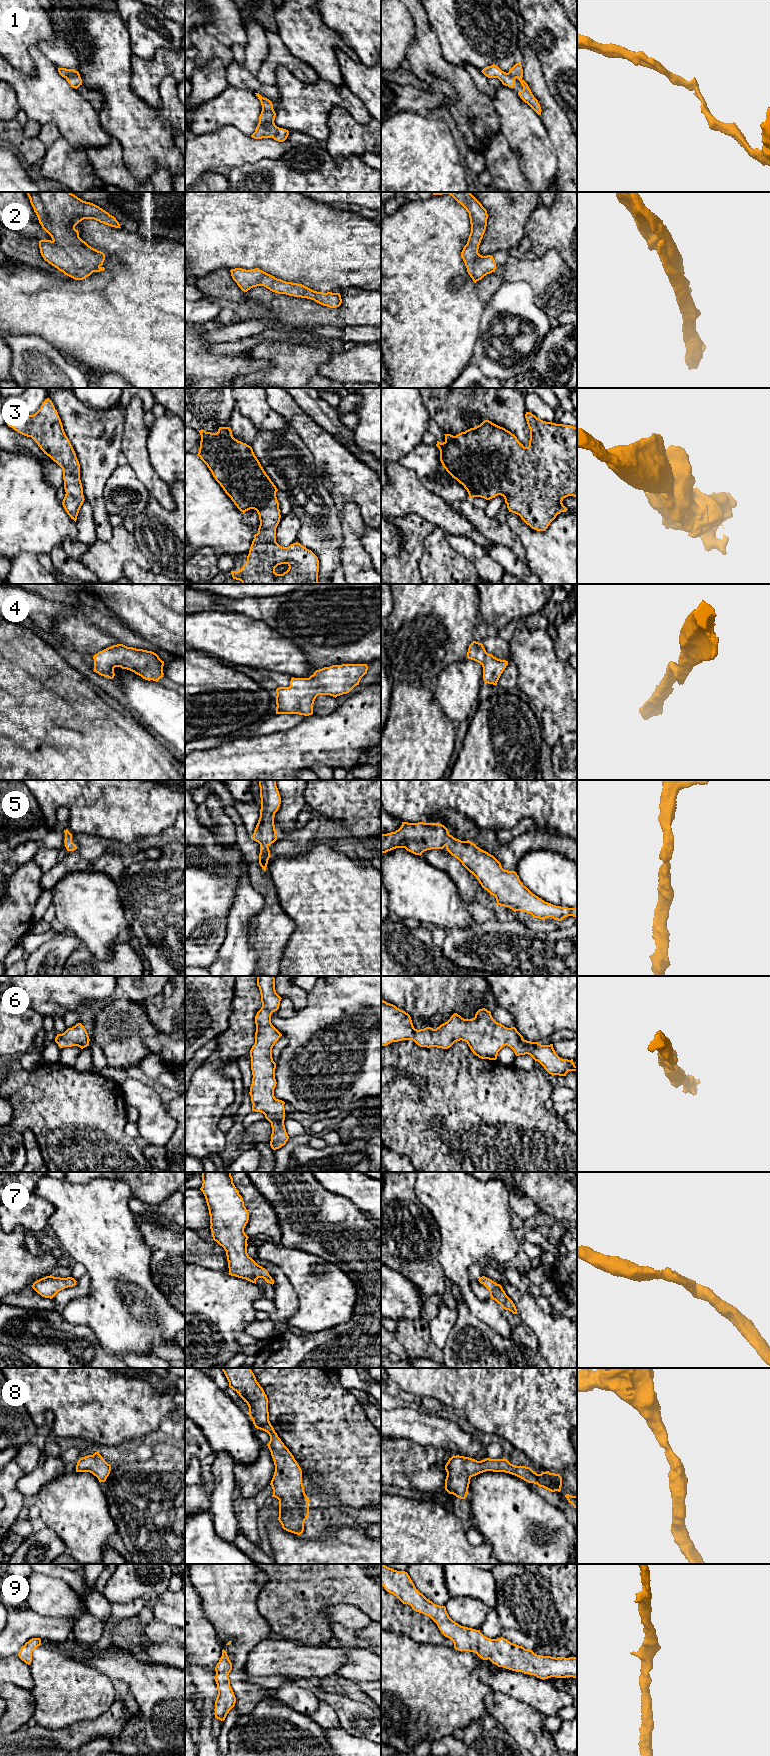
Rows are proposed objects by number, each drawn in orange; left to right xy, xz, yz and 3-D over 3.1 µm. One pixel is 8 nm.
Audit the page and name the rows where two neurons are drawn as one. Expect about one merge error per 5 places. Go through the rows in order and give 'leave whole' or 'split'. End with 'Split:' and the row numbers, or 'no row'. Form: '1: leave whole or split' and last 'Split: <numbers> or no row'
1: leave whole
2: leave whole
3: leave whole
4: leave whole
5: leave whole
6: leave whole
7: leave whole
8: leave whole
9: leave whole
Split: no row

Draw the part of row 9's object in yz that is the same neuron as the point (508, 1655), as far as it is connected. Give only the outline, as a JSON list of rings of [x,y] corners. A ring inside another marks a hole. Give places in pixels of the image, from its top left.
[[[381,1564],[381,1585],[403,1604],[429,1616],[441,1633],[453,1641],[454,1648],[458,1651],[474,1652],[481,1659],[489,1659],[498,1667],[534,1675],[543,1680],[551,1677],[577,1678],[577,1657],[537,1655],[503,1637],[490,1639],[480,1630],[461,1626],[449,1617],[445,1606],[434,1604],[420,1593],[405,1571],[397,1571]]]

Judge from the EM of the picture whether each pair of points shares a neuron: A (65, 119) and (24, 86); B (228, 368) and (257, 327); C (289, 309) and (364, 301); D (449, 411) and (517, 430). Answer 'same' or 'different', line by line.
A: same
B: different
C: same
D: same

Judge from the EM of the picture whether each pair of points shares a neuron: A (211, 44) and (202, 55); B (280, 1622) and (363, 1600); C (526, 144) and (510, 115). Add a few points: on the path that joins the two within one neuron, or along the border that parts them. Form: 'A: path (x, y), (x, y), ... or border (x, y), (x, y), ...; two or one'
A: path (208, 47), (205, 52); one
B: path (301, 1601), (307, 1595), (342, 1595); one
C: path (526, 137), (524, 129), (517, 122); one

